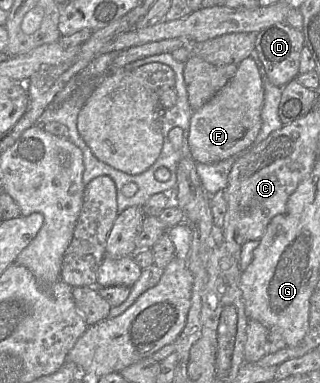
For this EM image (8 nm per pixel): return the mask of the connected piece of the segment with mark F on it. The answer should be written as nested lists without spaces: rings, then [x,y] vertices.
[[[250,56],[237,65],[237,71],[228,83],[208,102],[192,113],[189,128],[189,147],[197,163],[214,164],[225,160],[248,147],[261,129],[261,111],[264,103],[264,87],[256,62]]]

